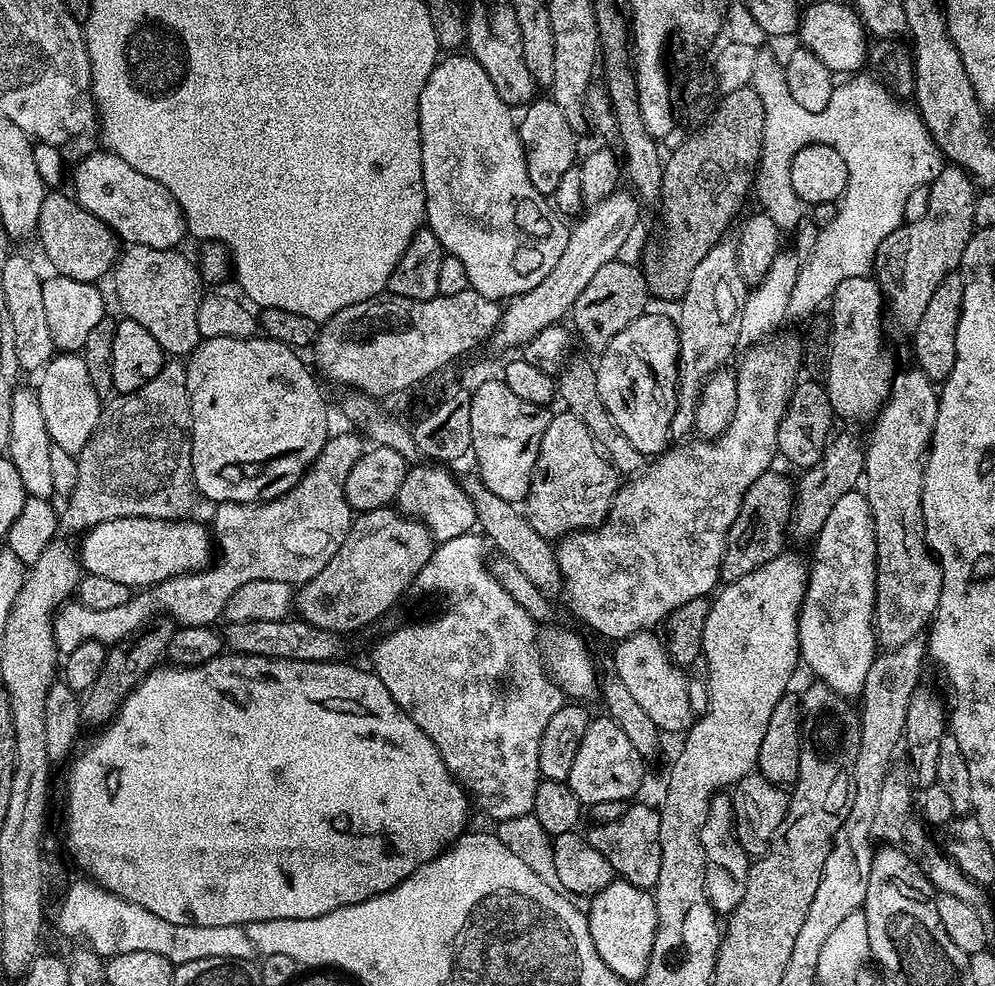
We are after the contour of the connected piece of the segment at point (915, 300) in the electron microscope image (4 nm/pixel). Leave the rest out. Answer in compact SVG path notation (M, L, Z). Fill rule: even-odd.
M945 166L932 179L931 184L927 185L927 189L928 205L926 206L926 214L922 214L922 218L917 220L905 222L900 225L898 230L894 230L894 234L890 234L890 238L886 238L886 242L882 242L882 246L878 246L878 254L874 261L874 279L884 293L886 308L890 316L892 312L892 324L904 334L911 334L918 326L918 322L922 318L938 282L942 282L942 278L946 274L959 269L962 254L968 245L968 239L972 237L976 228L974 206L976 205L978 189L965 168Z

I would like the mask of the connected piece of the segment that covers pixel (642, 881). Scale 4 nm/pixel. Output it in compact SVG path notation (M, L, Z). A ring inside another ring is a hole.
M633 803L614 822L592 824L586 835L590 846L610 862L613 873L619 879L630 882L639 888L655 889L658 882L658 870L662 866L662 846L660 845L660 813L655 807Z

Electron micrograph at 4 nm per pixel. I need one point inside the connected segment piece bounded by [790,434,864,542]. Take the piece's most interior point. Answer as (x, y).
(842, 464)

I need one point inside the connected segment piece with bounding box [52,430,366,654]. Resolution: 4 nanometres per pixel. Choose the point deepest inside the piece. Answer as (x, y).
(290, 539)

